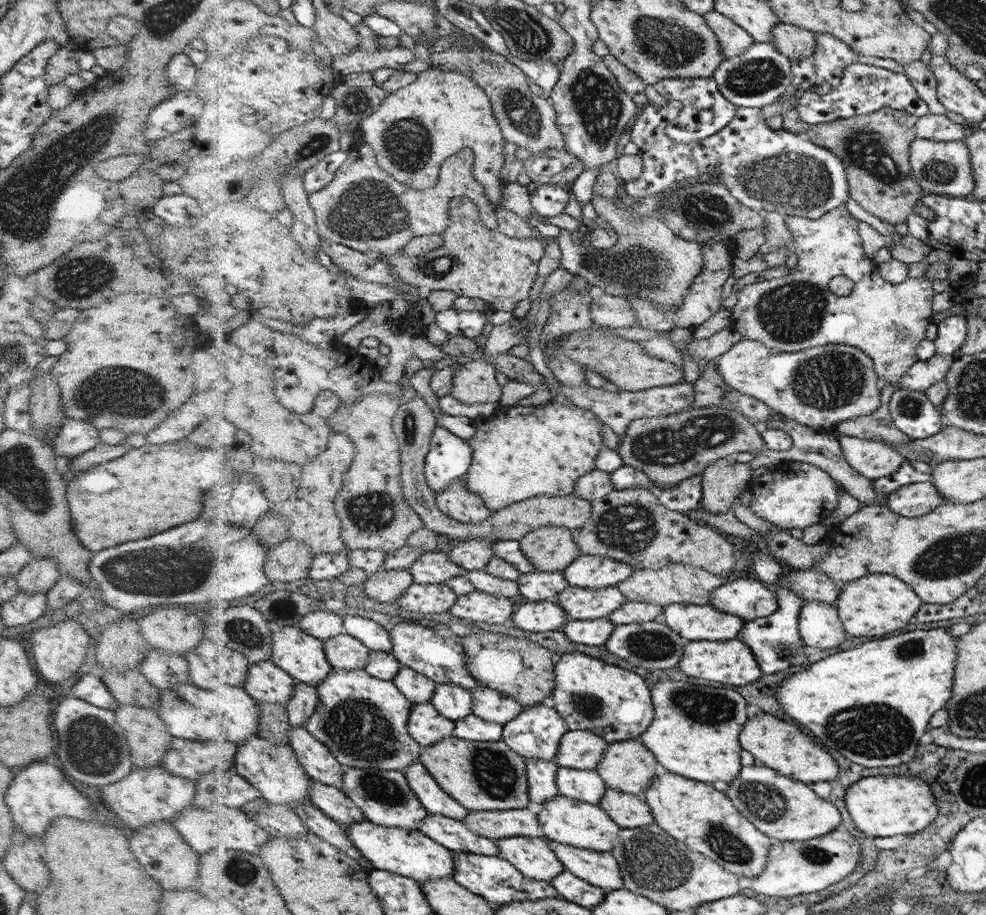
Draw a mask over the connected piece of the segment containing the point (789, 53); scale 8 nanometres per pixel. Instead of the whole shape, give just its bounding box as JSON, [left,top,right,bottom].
[772,22,817,60]

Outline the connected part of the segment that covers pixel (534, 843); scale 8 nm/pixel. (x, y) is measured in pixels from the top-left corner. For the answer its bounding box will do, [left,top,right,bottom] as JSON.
[496,837,565,882]

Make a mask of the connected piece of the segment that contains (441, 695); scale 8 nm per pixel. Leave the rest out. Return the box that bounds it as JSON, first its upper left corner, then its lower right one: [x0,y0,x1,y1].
[433,683,473,721]

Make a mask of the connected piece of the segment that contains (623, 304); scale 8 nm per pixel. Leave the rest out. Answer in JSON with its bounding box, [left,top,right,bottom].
[591,293,637,328]

